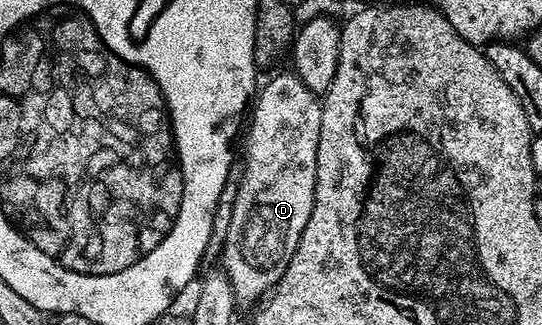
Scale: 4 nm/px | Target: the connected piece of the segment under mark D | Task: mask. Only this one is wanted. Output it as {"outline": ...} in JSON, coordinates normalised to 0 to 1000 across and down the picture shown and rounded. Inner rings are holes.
{"outline":[[[507,225],[491,268],[478,274],[465,348],[458,363],[454,412],[454,514],[432,597],[432,637],[424,646],[424,698],[417,708],[417,748],[410,757],[408,828],[428,874],[428,898],[441,932],[489,920],[506,877],[524,849],[539,775],[561,726],[561,689],[576,665],[583,591],[583,468],[590,443],[590,357],[594,320],[589,292],[577,289],[548,228]]]}

